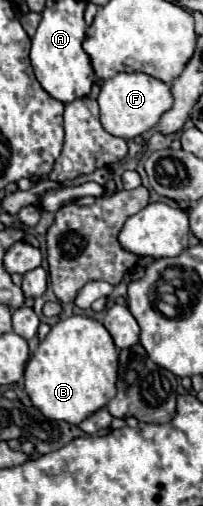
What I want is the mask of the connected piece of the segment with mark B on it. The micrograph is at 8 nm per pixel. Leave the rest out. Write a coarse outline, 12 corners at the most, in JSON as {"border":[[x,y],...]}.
{"border":[[59,320],[29,358],[45,418],[79,424],[115,396],[117,348]]}

